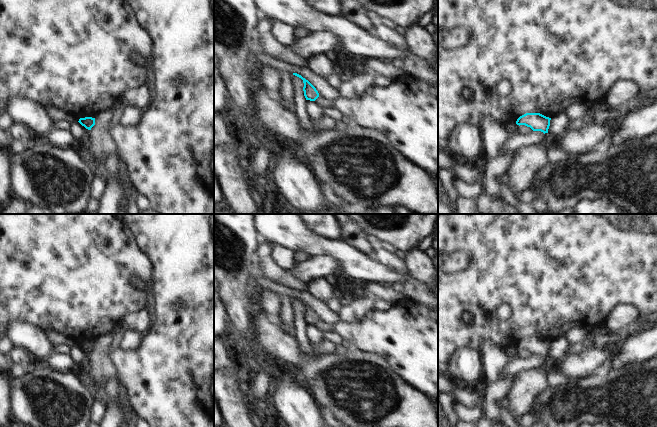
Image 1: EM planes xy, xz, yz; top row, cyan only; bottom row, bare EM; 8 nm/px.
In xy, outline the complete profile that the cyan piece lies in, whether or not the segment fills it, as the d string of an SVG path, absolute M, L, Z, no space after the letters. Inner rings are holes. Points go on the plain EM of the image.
M92 341L80 342L78 346L86 353L91 354L91 352L95 349L95 342Z

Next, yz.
M526 337L520 340L516 348L530 351L533 355L541 355L544 358L548 357L551 342L540 337Z

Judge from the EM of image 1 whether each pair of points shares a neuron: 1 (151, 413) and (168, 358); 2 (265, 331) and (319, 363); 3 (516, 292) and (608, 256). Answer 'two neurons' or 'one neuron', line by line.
1: one neuron
2: one neuron
3: one neuron

